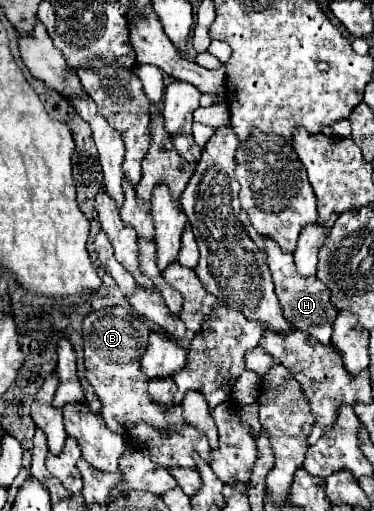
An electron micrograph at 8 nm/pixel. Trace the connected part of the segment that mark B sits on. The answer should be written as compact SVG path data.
M105 307L91 311L83 319L83 339L85 339L85 369L87 381L93 385L95 395L99 397L103 409L101 415L109 429L127 433L137 421L147 421L157 429L175 429L183 427L183 417L177 407L163 409L147 393L147 375L141 371L141 357L147 347L149 327L141 317L123 307Z

